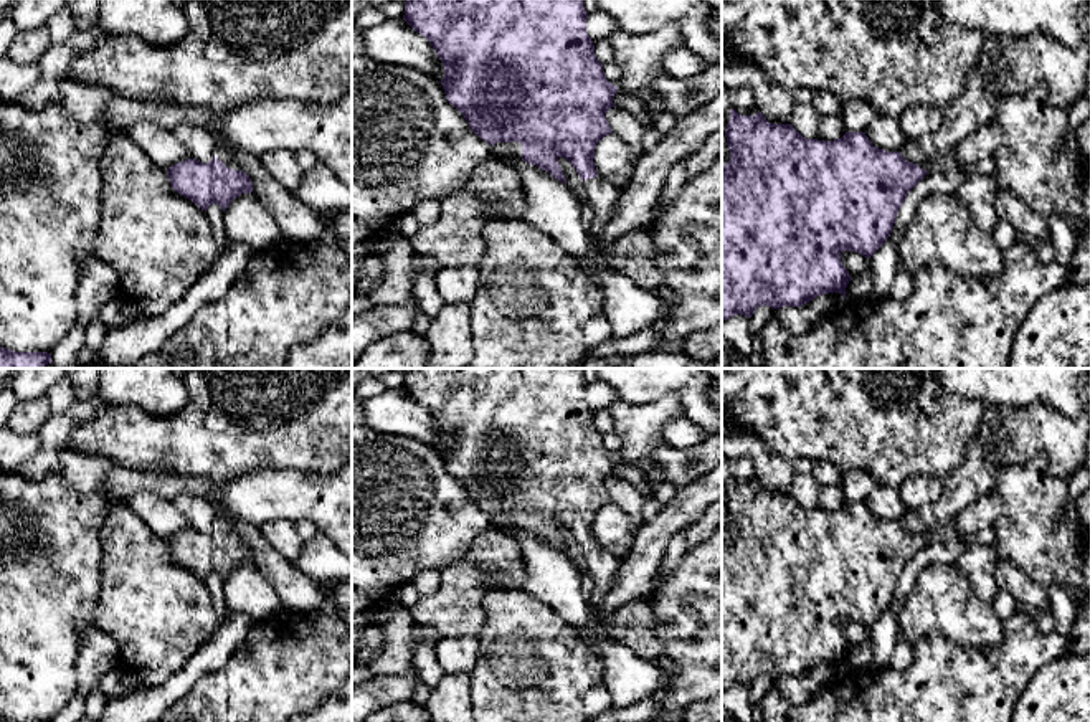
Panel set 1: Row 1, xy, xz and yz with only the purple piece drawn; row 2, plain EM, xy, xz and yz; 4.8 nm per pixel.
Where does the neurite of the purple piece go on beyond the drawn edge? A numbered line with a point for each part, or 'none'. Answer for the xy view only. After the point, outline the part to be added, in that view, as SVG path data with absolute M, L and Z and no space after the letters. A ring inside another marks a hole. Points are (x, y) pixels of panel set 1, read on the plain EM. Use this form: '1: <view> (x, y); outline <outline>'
1: xy (227, 527); outline M216 519L215 527L221 530L228 539L239 540L235 525L225 519Z

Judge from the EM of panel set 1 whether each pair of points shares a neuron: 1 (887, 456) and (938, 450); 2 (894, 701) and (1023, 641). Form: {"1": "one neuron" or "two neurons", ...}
{"1": "one neuron", "2": "one neuron"}

